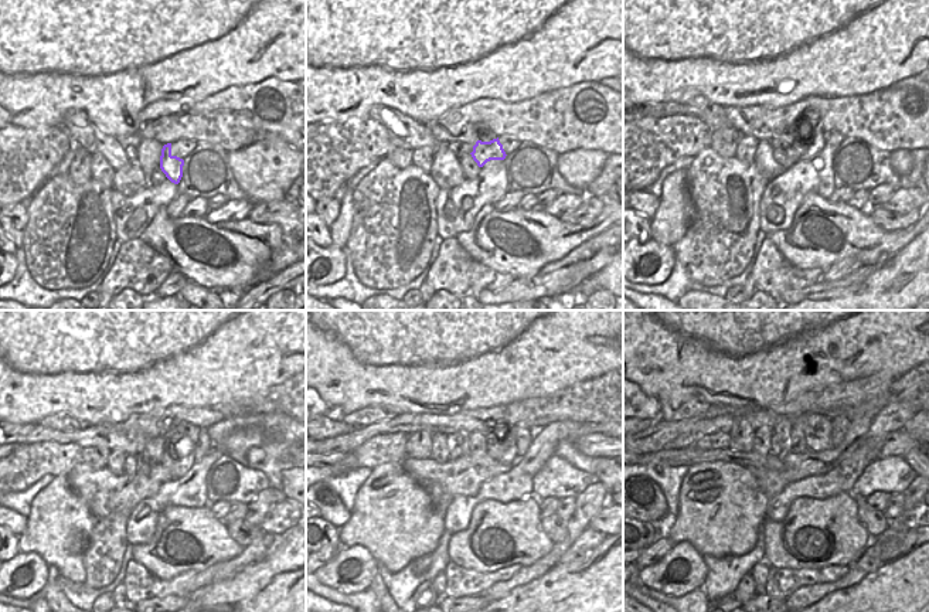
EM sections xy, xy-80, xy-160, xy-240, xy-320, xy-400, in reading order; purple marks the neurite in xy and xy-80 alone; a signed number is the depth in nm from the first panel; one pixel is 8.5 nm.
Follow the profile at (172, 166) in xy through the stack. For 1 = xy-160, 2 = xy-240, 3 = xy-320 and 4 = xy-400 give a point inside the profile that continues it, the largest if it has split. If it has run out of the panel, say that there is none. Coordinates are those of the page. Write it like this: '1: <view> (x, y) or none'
1: xy-160 (814, 140)
2: xy-240 (181, 451)
3: xy-320 (500, 442)
4: xy-400 (817, 425)

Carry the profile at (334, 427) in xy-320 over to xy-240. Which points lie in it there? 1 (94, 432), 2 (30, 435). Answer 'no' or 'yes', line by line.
1: yes
2: yes

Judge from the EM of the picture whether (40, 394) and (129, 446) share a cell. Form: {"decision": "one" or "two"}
{"decision": "two"}

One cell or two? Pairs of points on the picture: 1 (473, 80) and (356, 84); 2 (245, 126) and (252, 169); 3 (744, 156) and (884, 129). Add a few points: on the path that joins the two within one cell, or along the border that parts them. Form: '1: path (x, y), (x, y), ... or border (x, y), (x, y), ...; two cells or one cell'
1: path (443, 78), (385, 78); one cell
2: border (281, 138), (265, 138), (228, 153); two cells
3: border (744, 135), (752, 135), (758, 140); two cells

